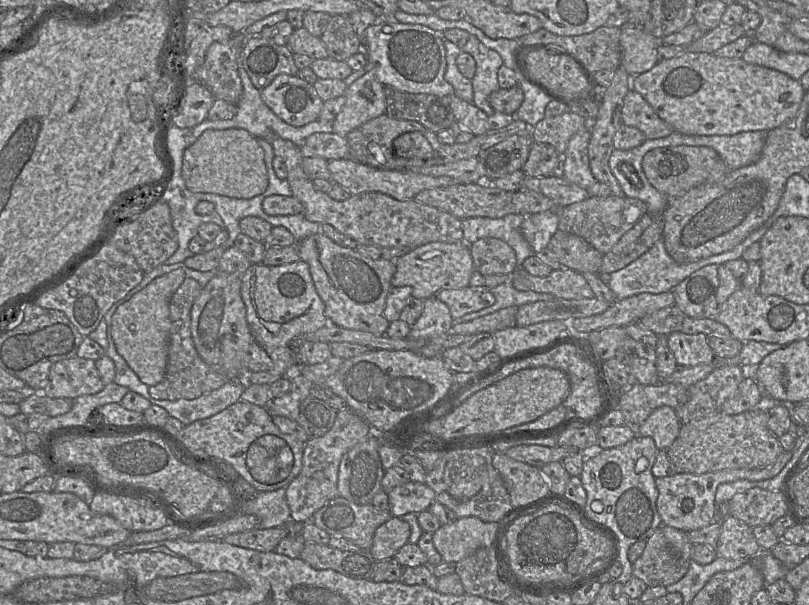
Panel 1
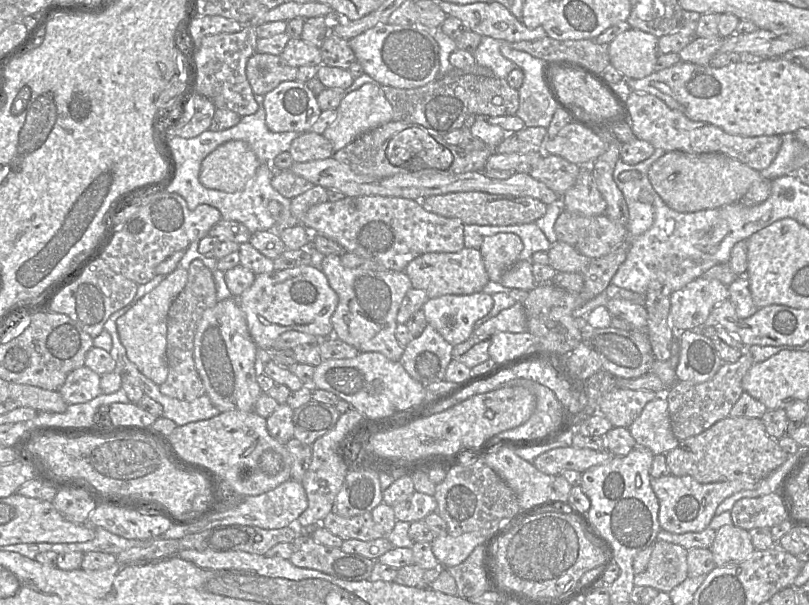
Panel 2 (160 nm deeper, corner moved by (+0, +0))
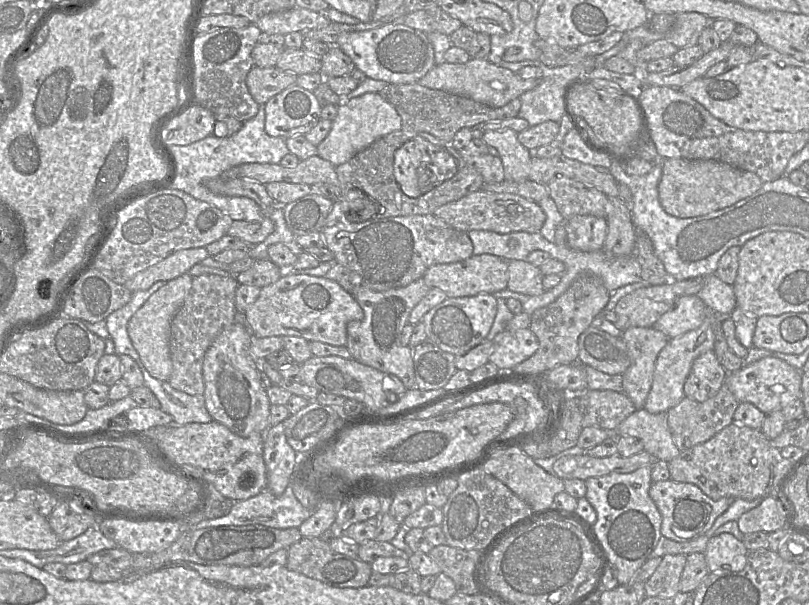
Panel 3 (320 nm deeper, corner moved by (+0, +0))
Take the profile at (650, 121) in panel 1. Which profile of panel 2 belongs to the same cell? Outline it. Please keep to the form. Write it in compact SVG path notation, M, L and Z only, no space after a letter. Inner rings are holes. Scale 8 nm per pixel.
M631 91L625 96L628 121L636 138L649 142L665 152L679 150L687 153L721 153L737 159L751 168L762 171L769 167L782 143L780 135L747 137L726 133L721 128L693 121L678 110L671 109L657 96L645 91Z

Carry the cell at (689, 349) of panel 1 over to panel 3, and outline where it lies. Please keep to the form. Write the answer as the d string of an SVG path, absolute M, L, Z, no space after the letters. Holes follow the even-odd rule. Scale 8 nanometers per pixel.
M708 351L694 360L684 384L684 394L698 402L706 401L718 393L727 374L714 351Z

